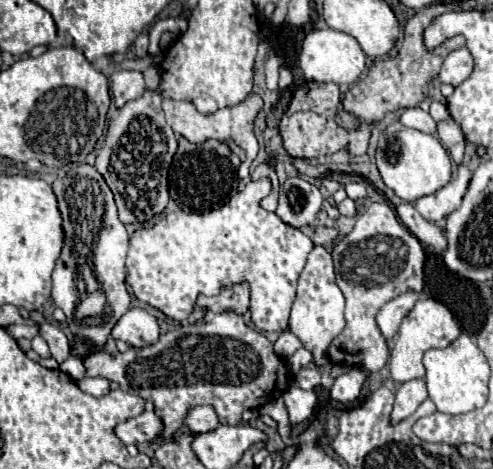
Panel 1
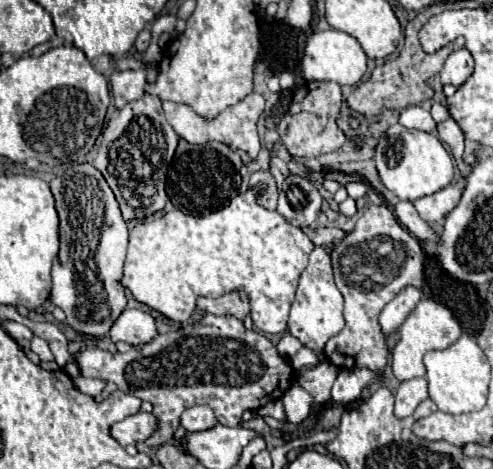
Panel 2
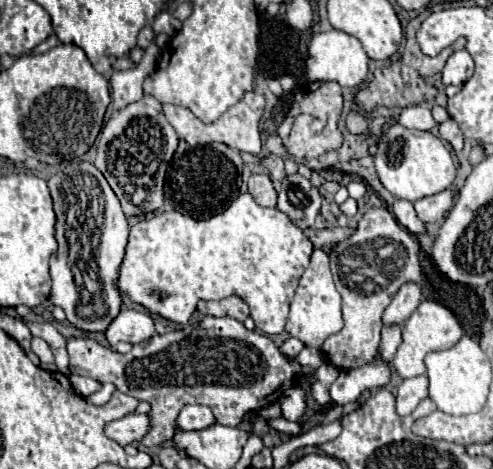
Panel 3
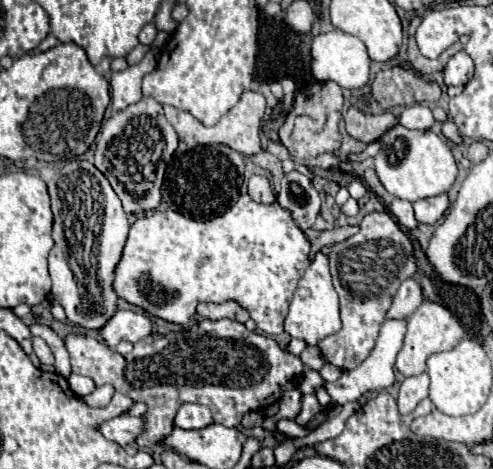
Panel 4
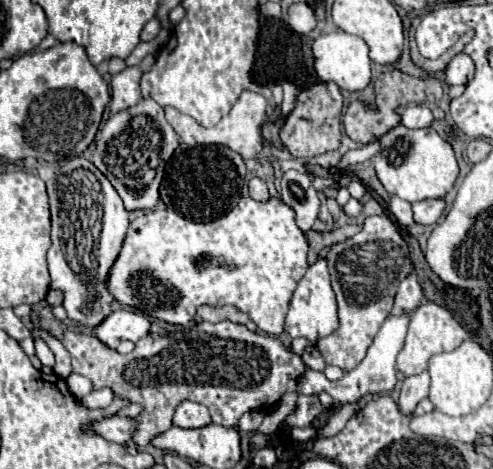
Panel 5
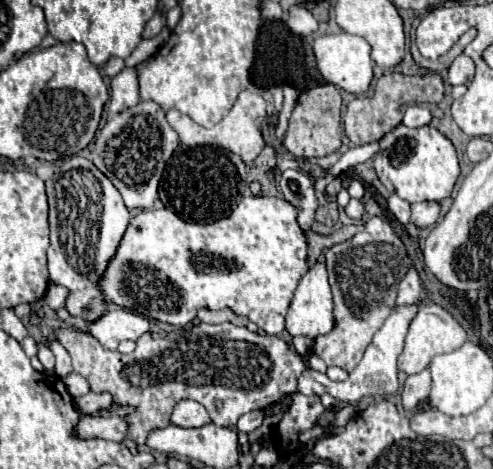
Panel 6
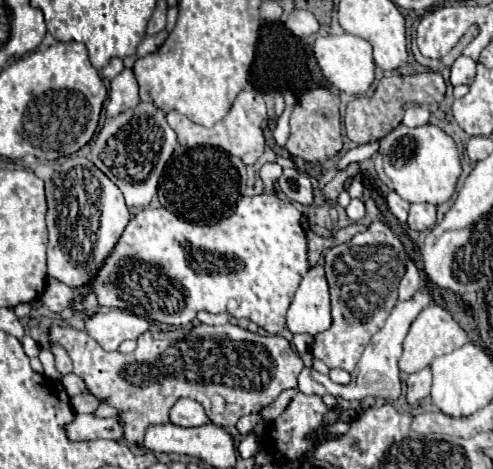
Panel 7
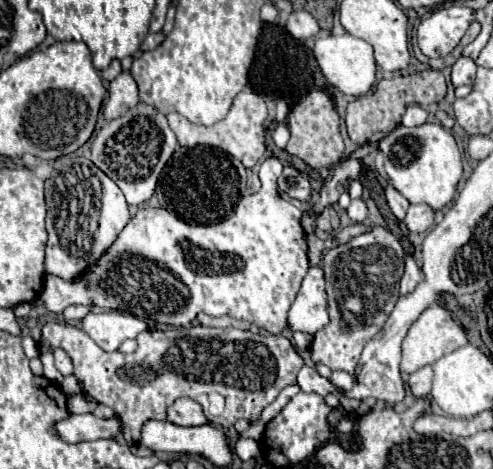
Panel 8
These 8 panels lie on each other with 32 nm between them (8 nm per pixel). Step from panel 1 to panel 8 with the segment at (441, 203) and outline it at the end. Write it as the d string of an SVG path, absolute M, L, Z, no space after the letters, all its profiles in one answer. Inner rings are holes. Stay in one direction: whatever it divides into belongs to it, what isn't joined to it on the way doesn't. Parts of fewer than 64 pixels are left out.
M426 204L410 206L406 212L406 218L402 220L402 224L410 232L426 232L432 226L432 222L434 222L434 212Z

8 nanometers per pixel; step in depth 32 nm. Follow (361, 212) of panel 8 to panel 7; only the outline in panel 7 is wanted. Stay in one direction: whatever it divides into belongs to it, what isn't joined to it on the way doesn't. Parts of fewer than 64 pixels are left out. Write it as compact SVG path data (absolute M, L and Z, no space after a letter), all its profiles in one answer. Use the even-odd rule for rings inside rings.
M352 200L346 208L346 214L352 222L360 222L364 216L366 216L366 208L364 208L364 202L362 200Z

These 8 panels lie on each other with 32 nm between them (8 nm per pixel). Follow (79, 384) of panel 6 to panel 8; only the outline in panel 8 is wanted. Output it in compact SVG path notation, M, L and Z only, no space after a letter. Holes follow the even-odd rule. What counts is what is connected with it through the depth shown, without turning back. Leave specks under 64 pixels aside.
M66 376L64 382L62 382L62 390L66 394L82 394L82 384L76 376Z

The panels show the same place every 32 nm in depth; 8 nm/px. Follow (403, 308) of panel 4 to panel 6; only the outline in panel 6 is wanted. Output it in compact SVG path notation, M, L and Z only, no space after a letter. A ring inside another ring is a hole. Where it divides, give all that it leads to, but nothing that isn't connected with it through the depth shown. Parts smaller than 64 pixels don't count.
M410 266L408 272L406 272L406 276L404 276L404 280L398 284L396 304L414 304L422 294L424 294L422 280L420 280L416 268Z

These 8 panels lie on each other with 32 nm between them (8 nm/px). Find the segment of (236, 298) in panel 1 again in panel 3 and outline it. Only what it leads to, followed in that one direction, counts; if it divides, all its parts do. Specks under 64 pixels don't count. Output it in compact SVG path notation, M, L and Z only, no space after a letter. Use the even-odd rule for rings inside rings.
M228 298L228 300L220 300L220 302L200 302L198 312L206 314L206 316L216 316L216 318L230 316L240 322L244 322L248 318L248 306L236 298Z

